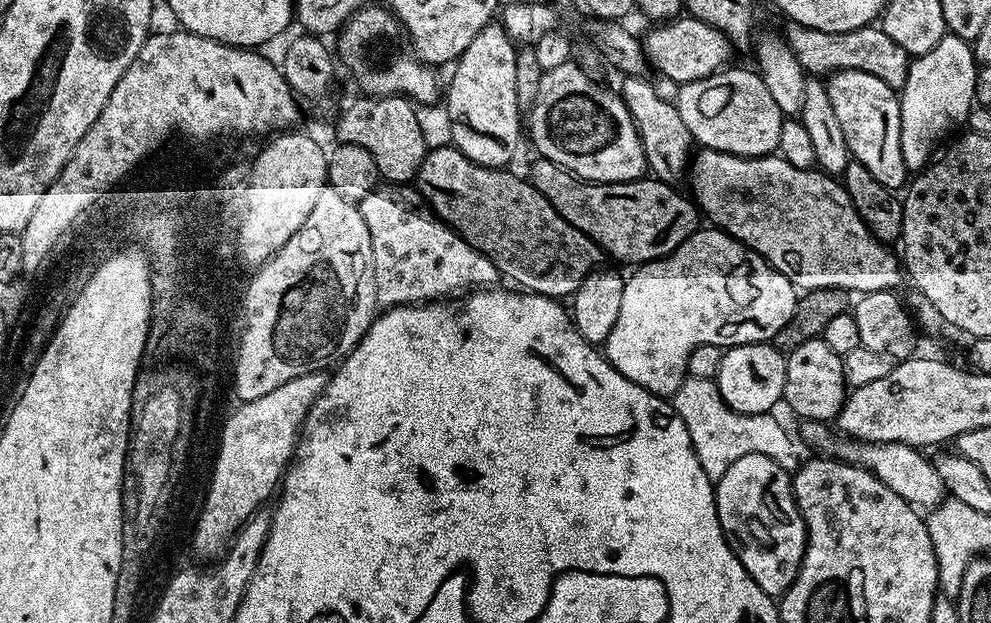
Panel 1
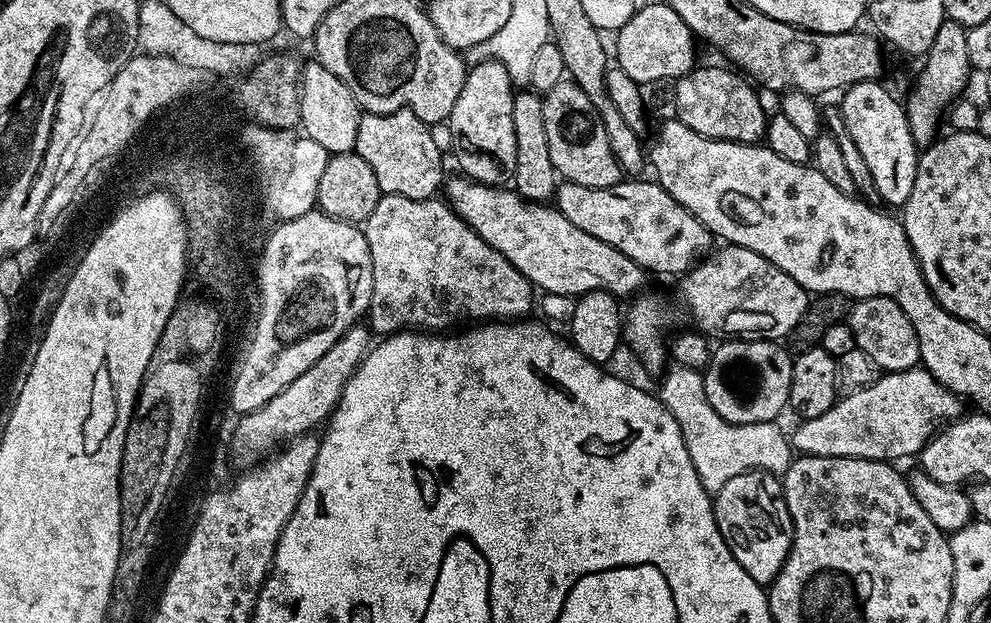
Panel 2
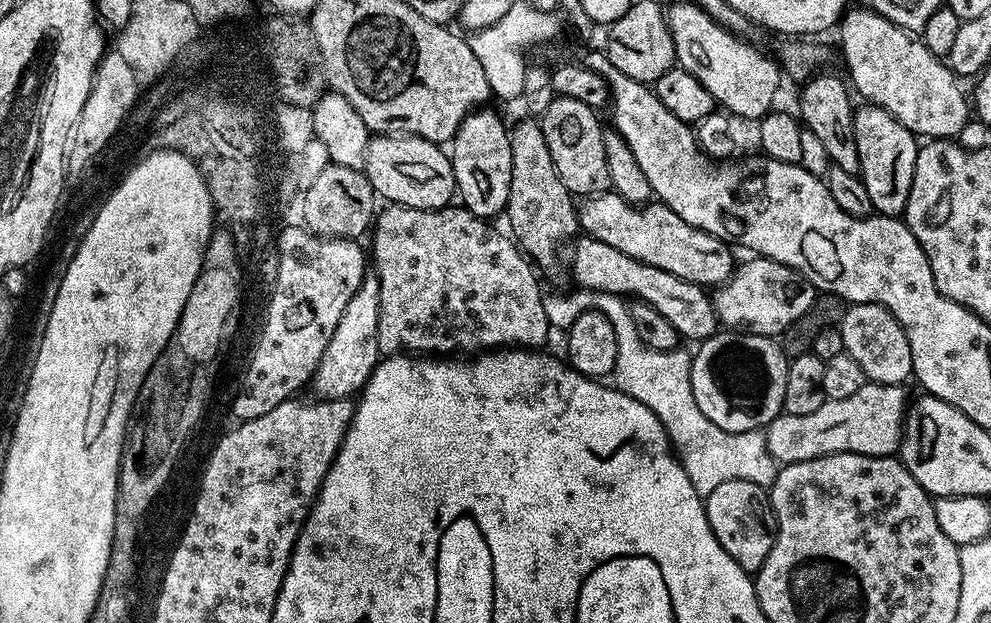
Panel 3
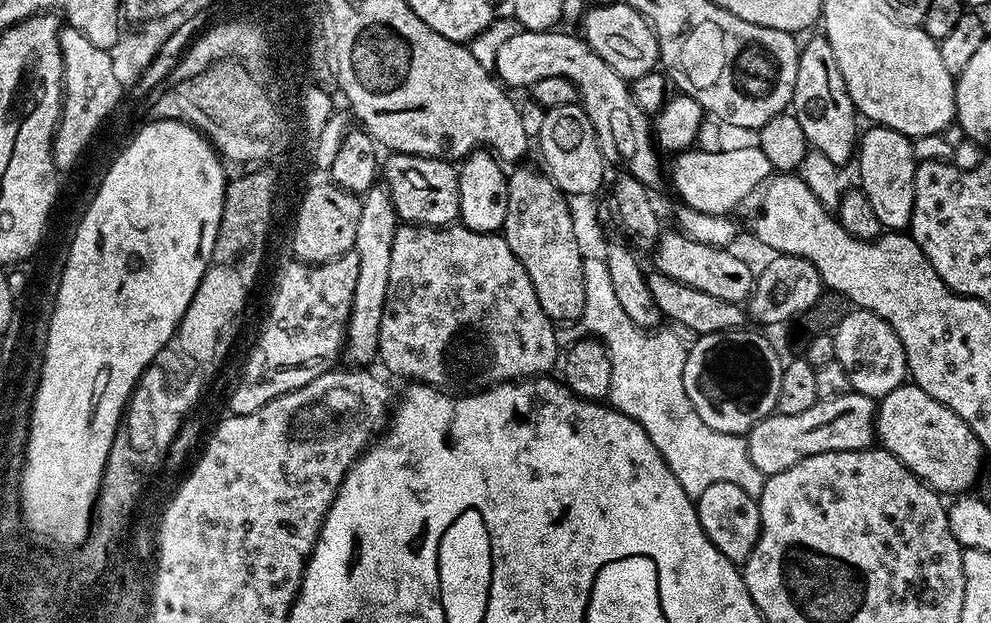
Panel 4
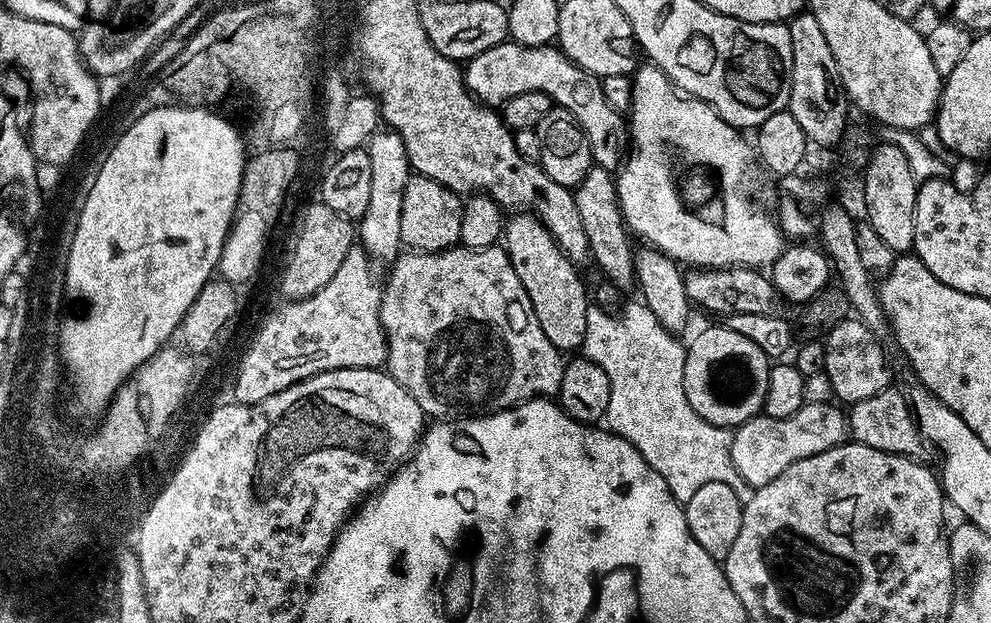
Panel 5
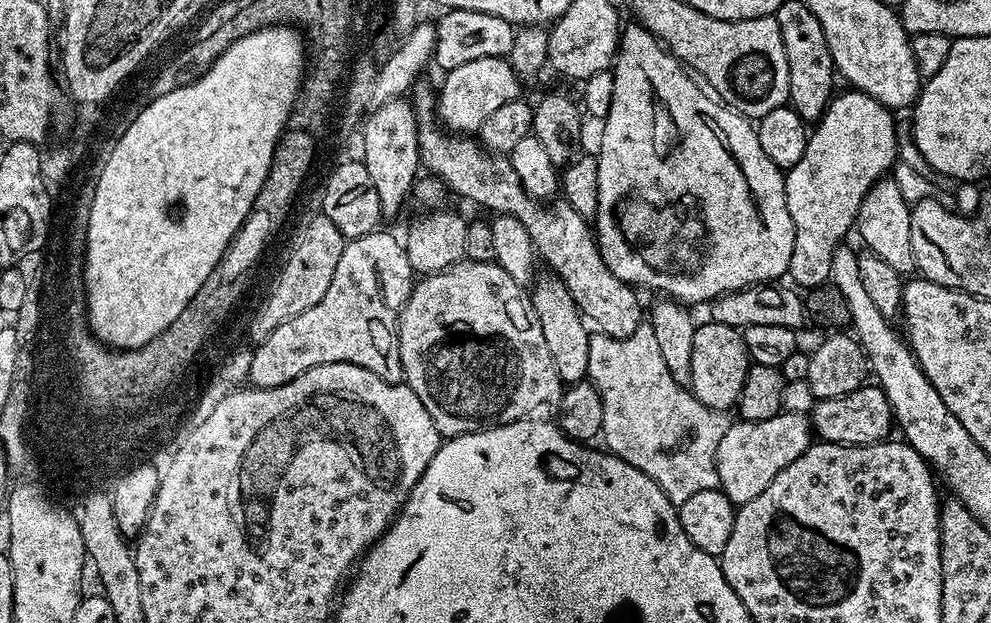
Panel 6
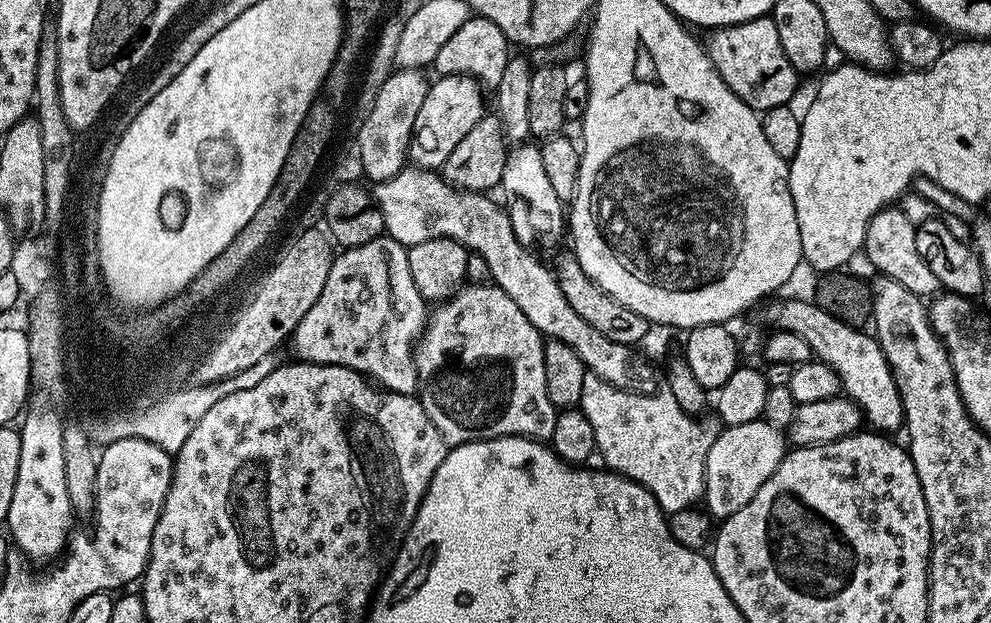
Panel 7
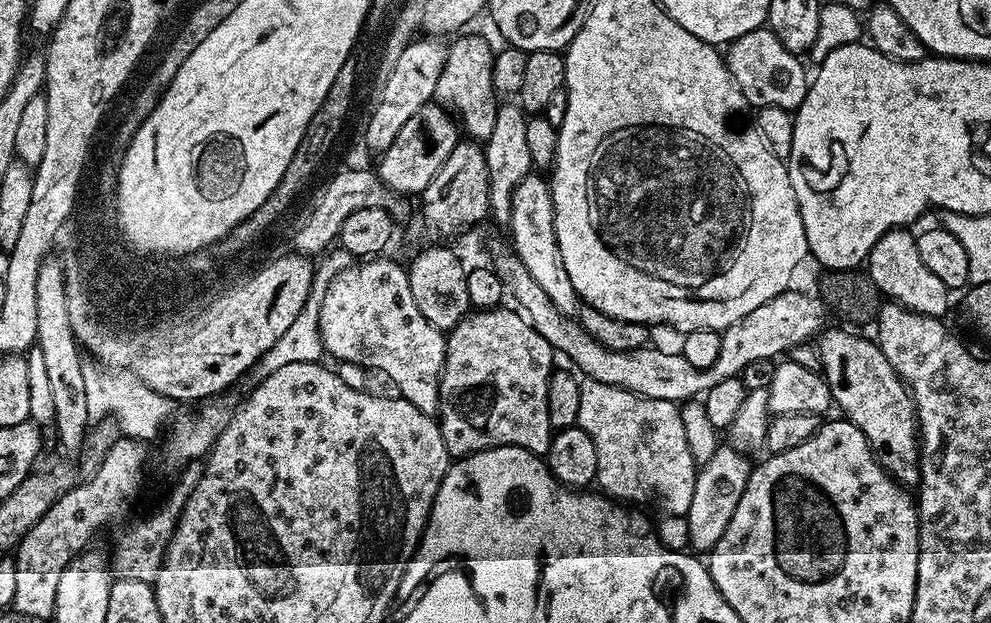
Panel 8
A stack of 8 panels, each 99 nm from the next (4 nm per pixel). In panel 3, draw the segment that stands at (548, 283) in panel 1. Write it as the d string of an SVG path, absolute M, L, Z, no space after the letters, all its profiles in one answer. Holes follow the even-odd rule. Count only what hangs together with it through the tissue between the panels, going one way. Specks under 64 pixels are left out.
M587 234L581 235L575 241L571 252L573 257L570 258L570 274L573 281L576 280L577 287L585 291L614 293L621 298L640 301L647 307L658 310L685 341L703 342L716 335L716 307L712 304L712 296L704 293L707 291L701 285L686 282L686 278L678 278L669 271L630 258L629 255L622 254L622 250L614 250L614 246L606 246L606 242L593 240Z

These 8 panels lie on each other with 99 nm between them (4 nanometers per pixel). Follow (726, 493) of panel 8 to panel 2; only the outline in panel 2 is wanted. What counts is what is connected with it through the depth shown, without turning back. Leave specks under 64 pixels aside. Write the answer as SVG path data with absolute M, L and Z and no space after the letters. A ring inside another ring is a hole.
M922 366L883 373L870 386L859 388L856 392L841 395L826 414L818 418L800 420L797 428L790 432L790 443L797 453L805 456L849 456L885 462L900 462L903 456L915 457L924 448L924 444L945 424L960 419L962 401L942 382L938 382Z

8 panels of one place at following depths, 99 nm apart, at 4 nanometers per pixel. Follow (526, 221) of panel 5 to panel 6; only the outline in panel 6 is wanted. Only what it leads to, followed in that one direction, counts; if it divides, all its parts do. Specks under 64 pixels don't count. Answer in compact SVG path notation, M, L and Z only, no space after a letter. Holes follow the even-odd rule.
M547 274L540 281L535 281L536 289L531 289L530 299L538 314L538 322L542 326L542 338L546 342L546 350L550 362L558 378L565 384L578 384L587 377L590 362L589 325L580 315L578 306L569 298L560 279L555 274Z

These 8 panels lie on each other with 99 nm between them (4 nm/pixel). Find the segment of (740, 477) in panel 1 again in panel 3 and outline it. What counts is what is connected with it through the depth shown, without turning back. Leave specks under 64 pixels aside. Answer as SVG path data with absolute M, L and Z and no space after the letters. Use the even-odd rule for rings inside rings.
M745 480L722 482L722 486L706 498L706 515L726 554L730 554L745 572L759 572L776 541L776 516L765 485Z

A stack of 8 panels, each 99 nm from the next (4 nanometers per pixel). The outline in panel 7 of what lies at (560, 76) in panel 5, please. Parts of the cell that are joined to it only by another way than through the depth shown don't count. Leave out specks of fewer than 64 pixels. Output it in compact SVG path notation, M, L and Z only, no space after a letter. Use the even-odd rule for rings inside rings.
M440 76L436 80L433 79L428 85L426 98L418 110L418 118L414 118L414 130L408 143L408 160L418 168L443 169L446 158L450 158L454 146L458 146L458 142L462 142L462 138L466 138L466 133L473 128L474 122L478 122L486 114L484 95L486 95L485 89L473 76Z

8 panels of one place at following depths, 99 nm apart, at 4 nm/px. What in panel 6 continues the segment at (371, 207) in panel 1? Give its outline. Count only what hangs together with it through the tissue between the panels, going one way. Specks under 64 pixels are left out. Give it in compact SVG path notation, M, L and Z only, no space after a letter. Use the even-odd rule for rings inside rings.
M459 260L441 272L421 275L400 312L396 326L403 383L418 394L426 414L434 418L445 437L465 436L483 428L497 428L531 417L547 404L559 405L562 381L558 378L542 338L542 326L529 293L492 260Z

